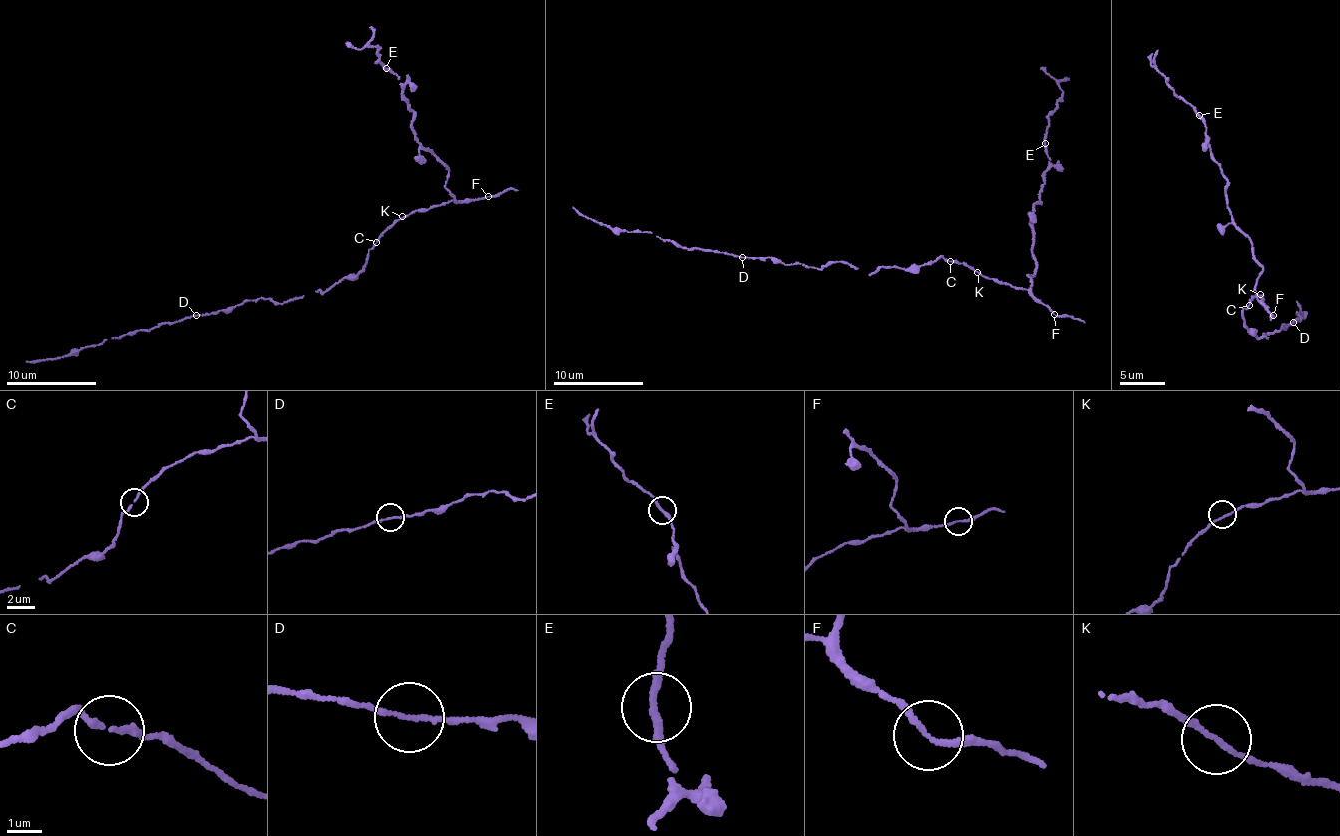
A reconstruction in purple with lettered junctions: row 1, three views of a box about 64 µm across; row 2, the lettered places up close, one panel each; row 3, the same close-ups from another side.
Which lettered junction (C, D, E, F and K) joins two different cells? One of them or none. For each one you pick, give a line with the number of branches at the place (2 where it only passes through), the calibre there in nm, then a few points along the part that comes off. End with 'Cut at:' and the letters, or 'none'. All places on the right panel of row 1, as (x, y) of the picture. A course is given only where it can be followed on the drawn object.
Cut at: none

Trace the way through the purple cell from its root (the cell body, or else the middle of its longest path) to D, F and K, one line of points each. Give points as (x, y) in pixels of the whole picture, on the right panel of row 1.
D: (1243, 311), (1244, 322), (1248, 329), (1256, 330), (1256, 336), (1265, 338), (1269, 336), (1264, 333), (1292, 323)
F: (1243, 311), (1249, 301), (1262, 295), (1260, 301), (1272, 314)
K: (1243, 311), (1249, 301), (1260, 294)

